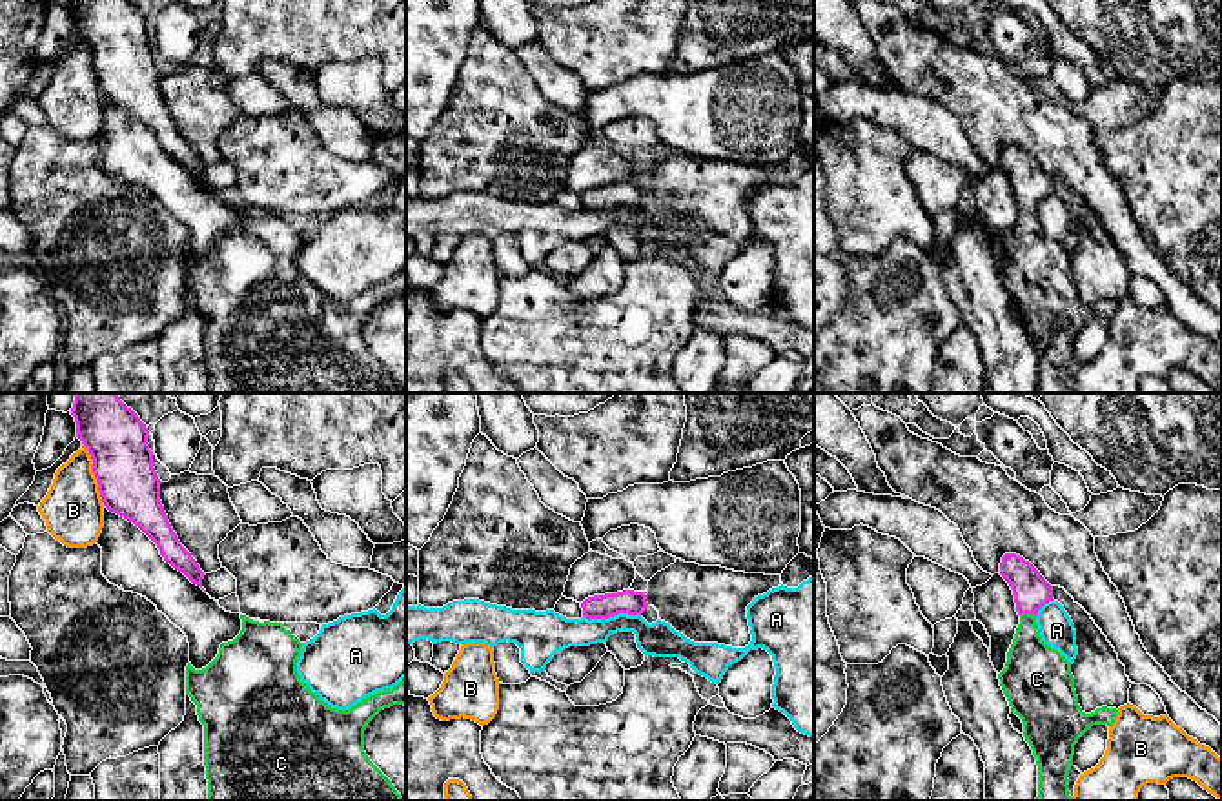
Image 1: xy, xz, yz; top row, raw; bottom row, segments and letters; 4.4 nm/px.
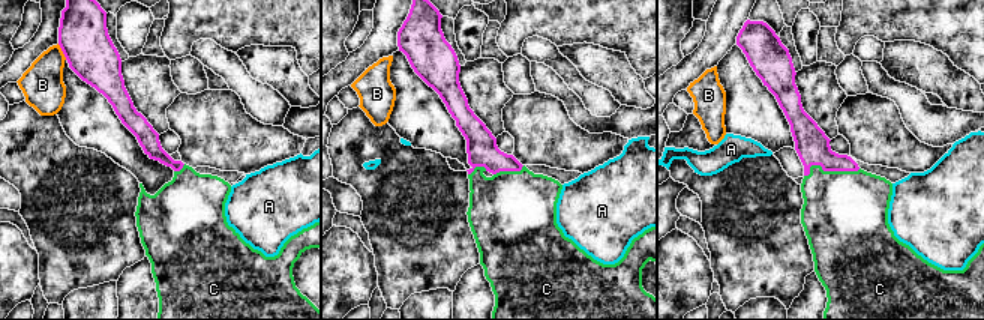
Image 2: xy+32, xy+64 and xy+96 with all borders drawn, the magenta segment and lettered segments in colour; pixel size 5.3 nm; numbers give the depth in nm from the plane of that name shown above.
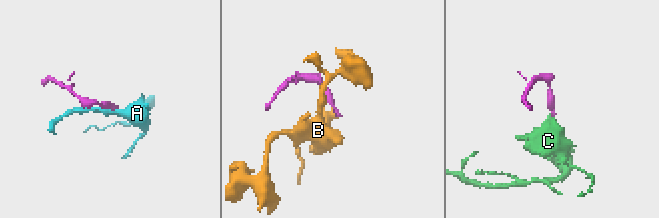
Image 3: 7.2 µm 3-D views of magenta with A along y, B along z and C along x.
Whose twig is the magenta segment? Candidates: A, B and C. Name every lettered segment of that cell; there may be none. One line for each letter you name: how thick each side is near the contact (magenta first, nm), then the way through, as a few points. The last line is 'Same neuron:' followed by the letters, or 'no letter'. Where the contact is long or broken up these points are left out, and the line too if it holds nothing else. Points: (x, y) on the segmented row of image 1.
C: 160 nm thick on the magenta side, 240 nm on the other; runs through yz (1031, 590), (1028, 612), (1028, 656), (1033, 669)
Same neuron: C

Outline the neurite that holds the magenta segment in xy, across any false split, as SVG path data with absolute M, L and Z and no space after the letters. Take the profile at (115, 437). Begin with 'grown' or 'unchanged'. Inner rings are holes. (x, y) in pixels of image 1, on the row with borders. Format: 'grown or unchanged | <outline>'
unchanged | M75 393L71 415L76 437L93 459L104 506L138 526L160 555L202 588L204 572L180 544L160 501L149 431L117 393Z

